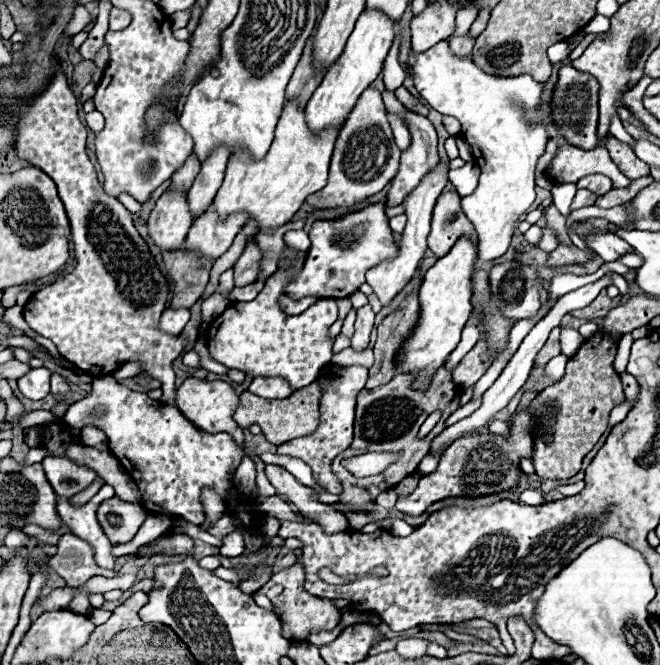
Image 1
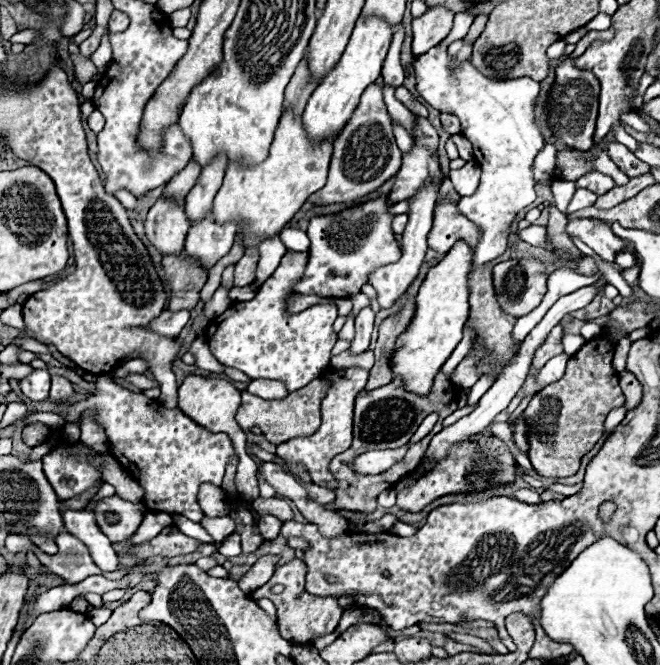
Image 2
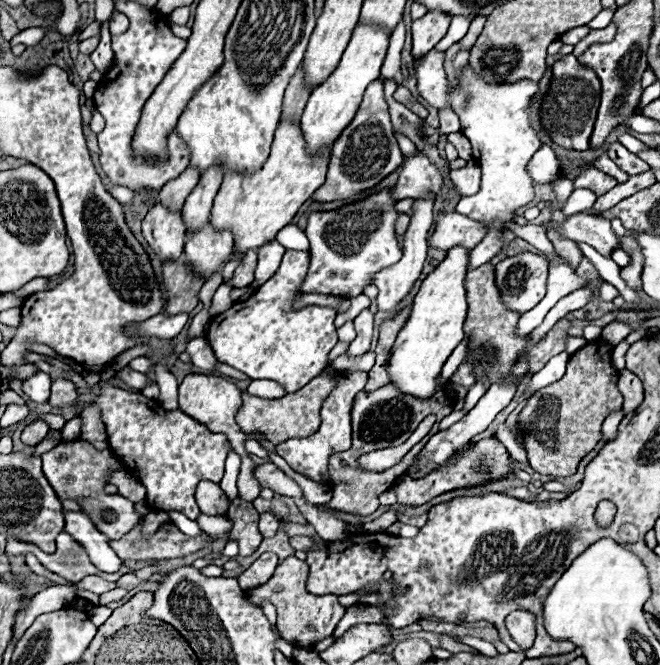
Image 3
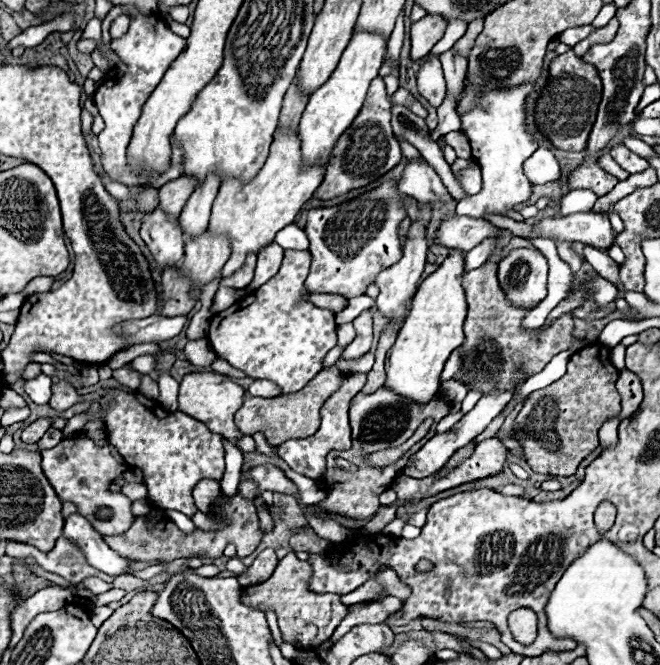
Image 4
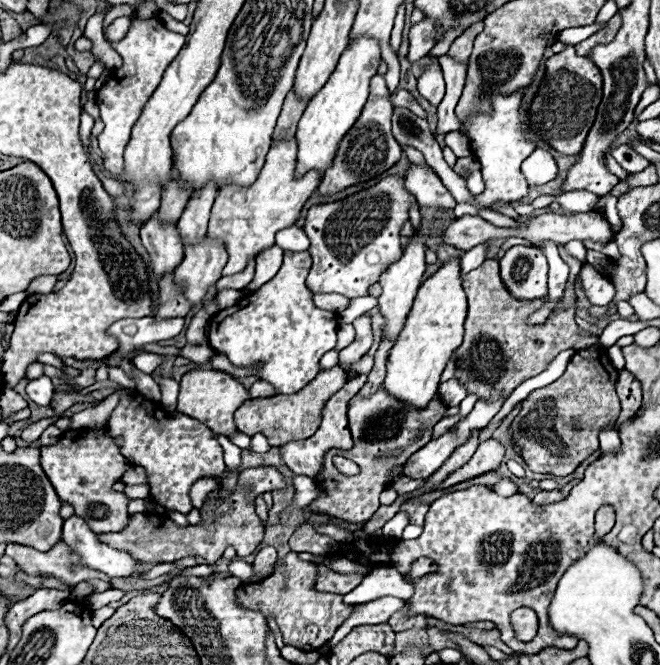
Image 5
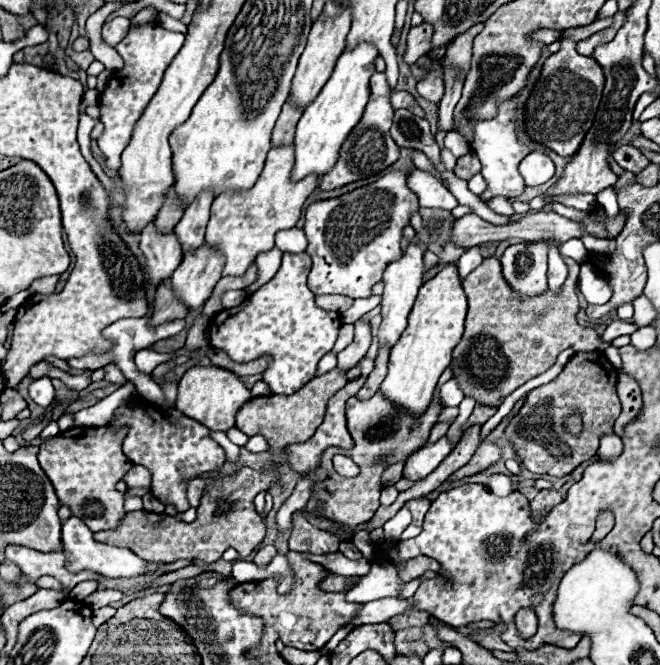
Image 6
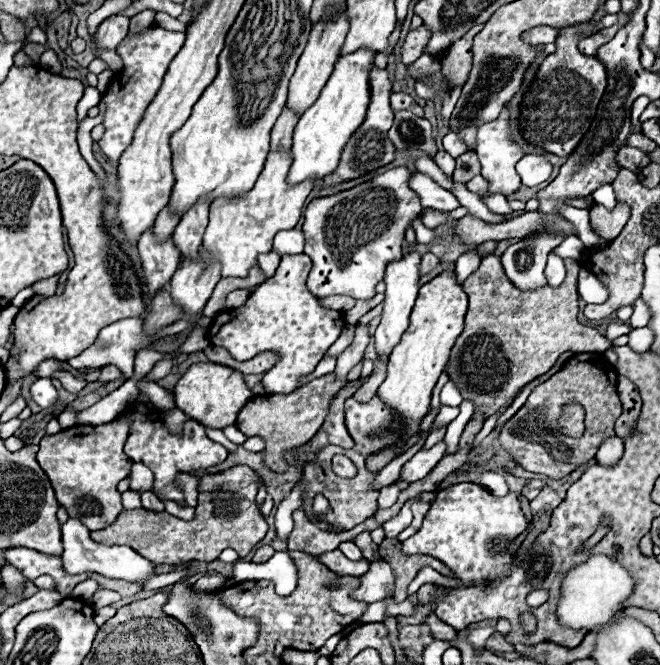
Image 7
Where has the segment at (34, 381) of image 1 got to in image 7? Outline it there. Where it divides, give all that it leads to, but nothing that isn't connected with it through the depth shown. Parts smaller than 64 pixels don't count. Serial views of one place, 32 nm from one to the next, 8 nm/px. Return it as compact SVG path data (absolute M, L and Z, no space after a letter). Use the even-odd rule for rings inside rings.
M38 378L32 384L30 392L32 392L34 402L38 406L42 406L44 410L48 410L48 408L52 408L56 404L56 388L54 388L54 384L52 384L50 378Z

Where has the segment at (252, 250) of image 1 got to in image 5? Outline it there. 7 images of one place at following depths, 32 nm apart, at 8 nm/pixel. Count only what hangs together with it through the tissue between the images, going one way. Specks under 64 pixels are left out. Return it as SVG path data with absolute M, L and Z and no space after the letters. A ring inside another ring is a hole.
M250 260L250 266L248 266L242 274L220 278L220 280L216 282L216 294L218 294L220 290L224 290L224 288L236 288L236 290L242 290L242 288L246 288L252 280L254 280L254 260Z

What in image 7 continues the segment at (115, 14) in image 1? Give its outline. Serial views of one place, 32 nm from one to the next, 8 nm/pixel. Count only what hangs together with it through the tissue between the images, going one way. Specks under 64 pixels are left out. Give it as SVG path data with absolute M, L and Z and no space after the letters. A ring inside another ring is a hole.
M116 14L116 16L106 18L98 26L98 30L94 34L98 48L102 48L102 50L116 50L116 46L128 34L128 22L130 22L130 18L128 16L122 16L122 14Z

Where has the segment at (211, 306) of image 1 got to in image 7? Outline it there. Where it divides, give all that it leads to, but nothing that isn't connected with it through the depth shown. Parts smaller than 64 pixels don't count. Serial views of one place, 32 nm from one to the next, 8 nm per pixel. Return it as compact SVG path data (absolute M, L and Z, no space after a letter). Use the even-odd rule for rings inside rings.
M248 288L234 290L232 294L228 294L228 296L226 296L226 304L228 304L228 308L240 308L240 306L244 306L244 304L246 304L248 296L250 296L250 290L248 290Z

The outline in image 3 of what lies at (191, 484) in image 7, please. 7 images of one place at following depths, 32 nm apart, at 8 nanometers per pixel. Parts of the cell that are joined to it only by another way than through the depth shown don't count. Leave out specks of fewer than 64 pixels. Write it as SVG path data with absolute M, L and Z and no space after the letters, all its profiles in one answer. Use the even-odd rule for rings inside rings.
M202 480L198 486L196 486L196 504L198 508L208 514L208 516L222 516L226 514L226 508L228 508L228 498L226 494L222 492L222 488L210 480Z

